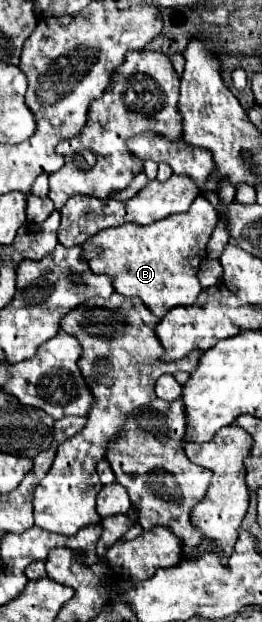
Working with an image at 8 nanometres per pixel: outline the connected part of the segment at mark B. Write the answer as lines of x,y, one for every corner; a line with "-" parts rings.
198,195
186,213
170,215
168,219
156,221
156,223
146,225
146,227
128,223
122,227
112,227
112,229
100,231
98,235
94,235
92,239
88,239
82,245
84,247
84,259
88,261
92,271
104,273
112,279
116,293
126,295
126,297
140,297
144,301
144,305
156,317
164,317
166,311
172,307
192,305
196,301
198,293
202,291
196,273
198,273
200,261
206,257
206,243
208,243
216,225
218,225
218,211
204,197

